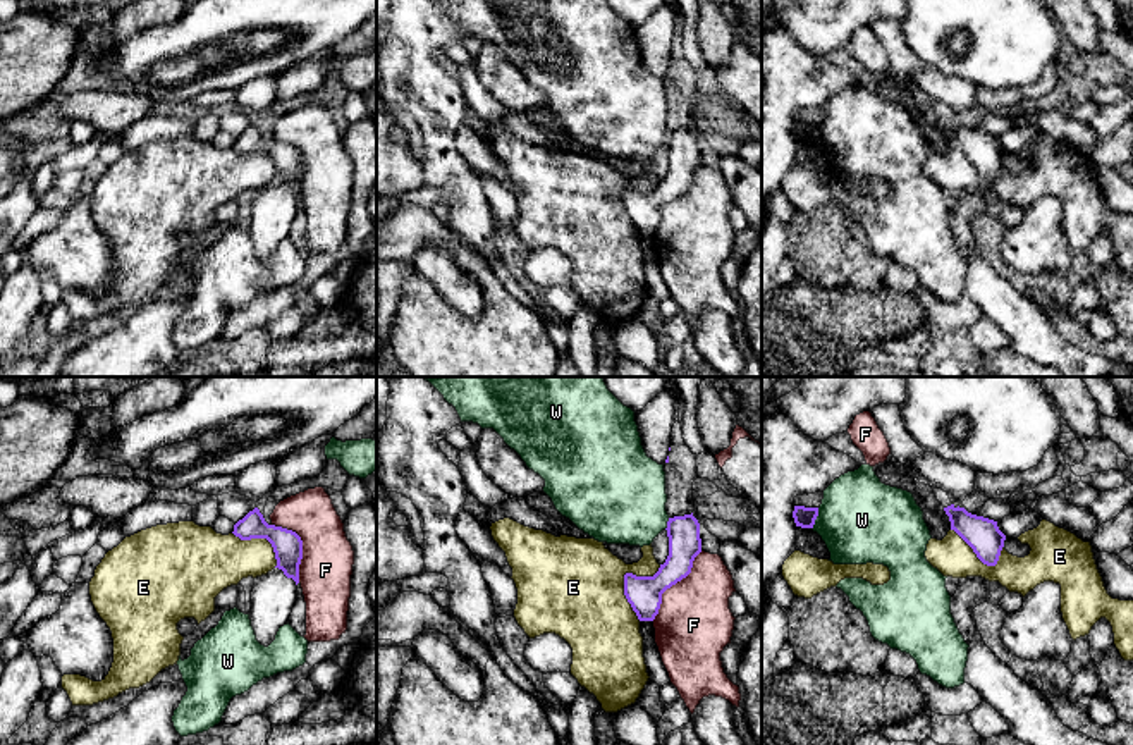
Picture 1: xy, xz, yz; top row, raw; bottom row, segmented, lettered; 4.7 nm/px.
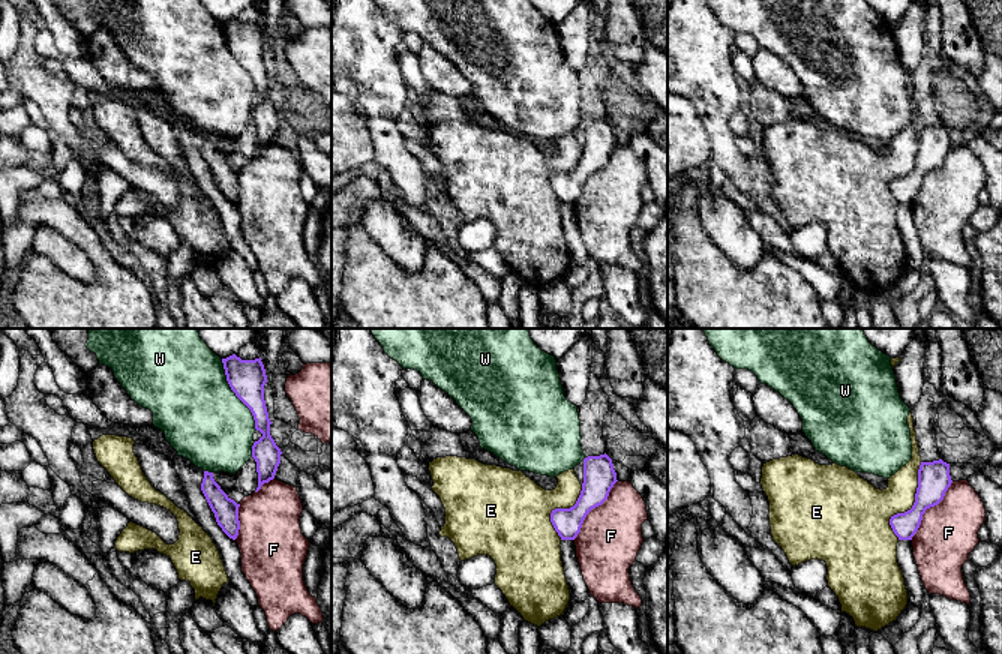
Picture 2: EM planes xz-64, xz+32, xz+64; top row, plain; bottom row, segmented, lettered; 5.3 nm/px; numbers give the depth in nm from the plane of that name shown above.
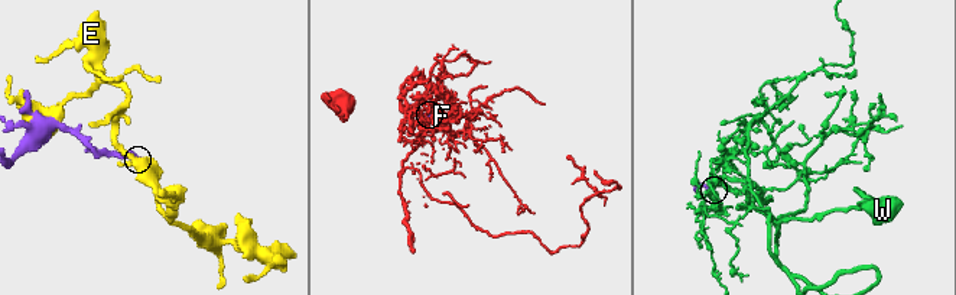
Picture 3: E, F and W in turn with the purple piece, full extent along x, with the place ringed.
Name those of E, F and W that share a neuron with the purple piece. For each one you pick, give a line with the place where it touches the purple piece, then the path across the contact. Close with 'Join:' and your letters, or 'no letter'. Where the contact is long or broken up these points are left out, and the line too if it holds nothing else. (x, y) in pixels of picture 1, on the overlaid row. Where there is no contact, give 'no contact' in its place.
Join: no letter

